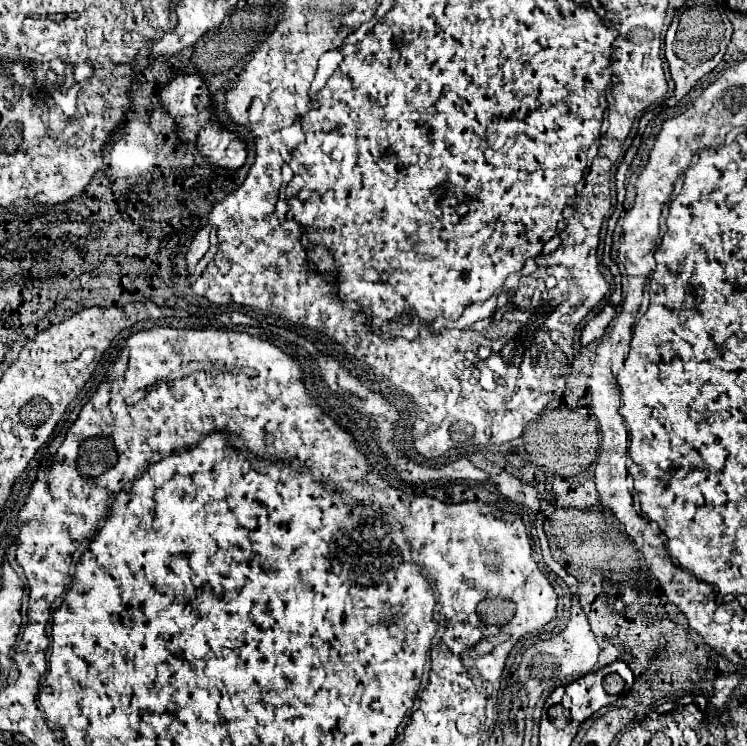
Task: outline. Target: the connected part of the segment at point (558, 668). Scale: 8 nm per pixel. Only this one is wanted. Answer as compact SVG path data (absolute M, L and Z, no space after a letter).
M570 614L570 622L562 632L548 640L536 642L532 648L528 648L522 656L522 662L518 666L518 680L524 684L528 692L528 708L526 709L526 727L533 729L533 712L536 702L542 698L544 692L556 688L556 686L566 686L572 680L578 680L580 676L595 671L596 661L598 661L600 648L596 644L596 638L588 626L588 618L584 614Z

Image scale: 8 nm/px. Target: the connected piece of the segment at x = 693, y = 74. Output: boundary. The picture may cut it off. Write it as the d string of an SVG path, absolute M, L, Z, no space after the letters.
M666 48L666 60L668 60L670 74L672 74L672 80L675 84L674 96L679 98L679 101L691 91L700 78L710 72L708 62L704 62L700 66L688 66L684 60L680 60L668 48Z

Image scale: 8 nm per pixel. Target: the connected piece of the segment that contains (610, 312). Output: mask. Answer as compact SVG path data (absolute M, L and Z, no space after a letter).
M604 304L602 310L596 312L596 314L586 322L586 326L582 328L582 338L580 338L582 346L588 346L590 342L598 340L598 338L604 334L606 326L610 324L610 320L614 318L614 314L616 314L614 306L612 306L612 304Z

